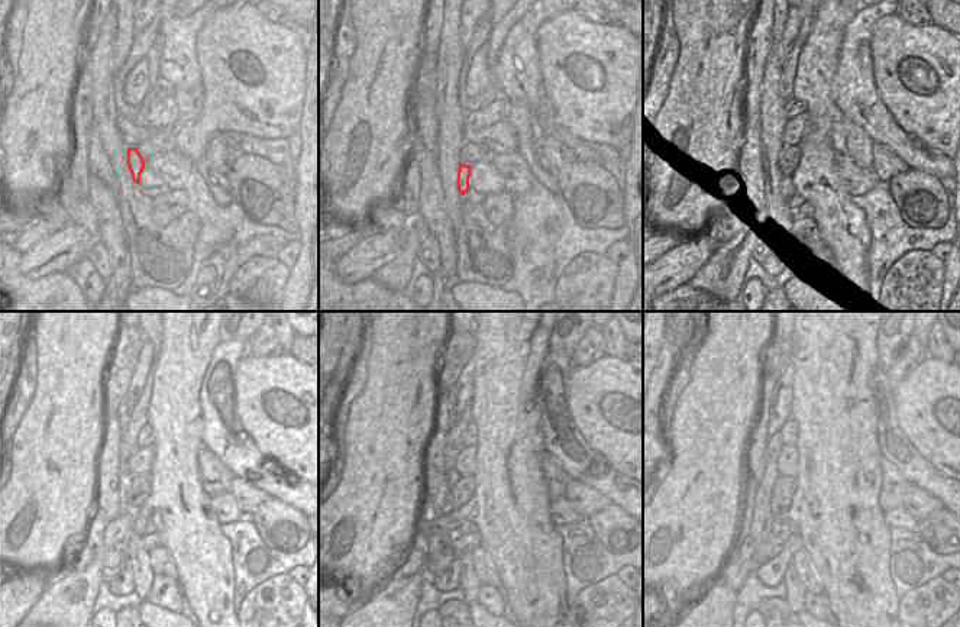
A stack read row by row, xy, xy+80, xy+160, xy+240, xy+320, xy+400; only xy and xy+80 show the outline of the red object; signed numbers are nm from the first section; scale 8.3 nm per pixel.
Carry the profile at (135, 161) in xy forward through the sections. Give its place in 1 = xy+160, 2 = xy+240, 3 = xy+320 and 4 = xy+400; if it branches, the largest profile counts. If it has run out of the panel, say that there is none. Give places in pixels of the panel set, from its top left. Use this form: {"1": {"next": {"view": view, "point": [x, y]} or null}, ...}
{"1": {"next": {"view": "xy+160", "point": [788, 190]}}, "2": {"next": {"view": "xy+240", "point": [139, 524]}}, "3": {"next": {"view": "xy+320", "point": [456, 545]}}, "4": {"next": {"view": "xy+400", "point": [781, 530]}}}

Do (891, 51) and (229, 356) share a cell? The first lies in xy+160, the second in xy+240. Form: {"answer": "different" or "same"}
{"answer": "different"}

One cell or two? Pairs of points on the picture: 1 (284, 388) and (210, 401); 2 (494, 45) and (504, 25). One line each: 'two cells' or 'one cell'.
1: two cells
2: one cell

